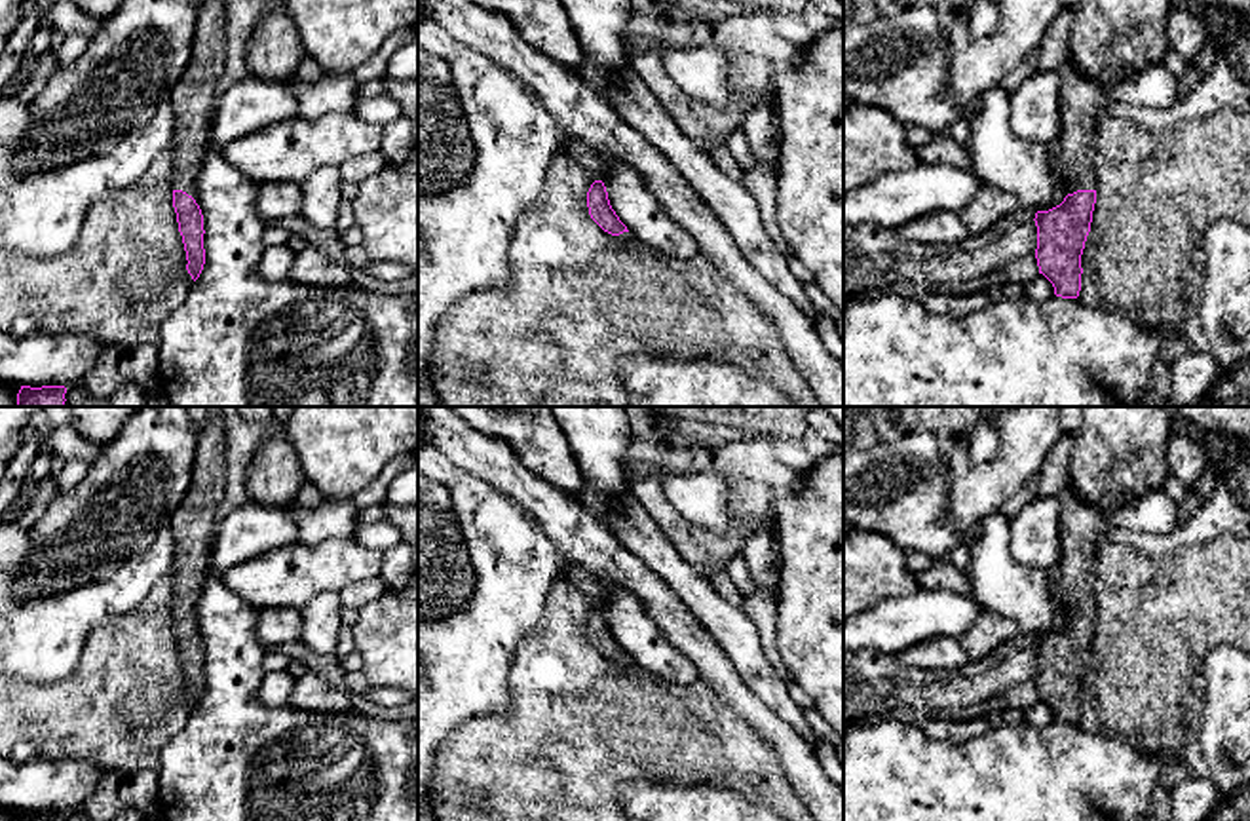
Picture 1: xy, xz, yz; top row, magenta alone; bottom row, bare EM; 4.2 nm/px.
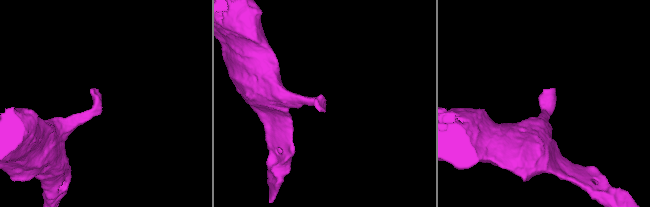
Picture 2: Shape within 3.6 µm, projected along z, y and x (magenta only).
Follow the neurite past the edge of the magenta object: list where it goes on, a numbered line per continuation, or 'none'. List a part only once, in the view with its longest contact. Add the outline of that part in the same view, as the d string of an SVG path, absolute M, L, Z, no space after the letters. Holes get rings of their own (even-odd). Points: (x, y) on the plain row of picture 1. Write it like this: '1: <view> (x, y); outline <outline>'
1: yz (1081, 525); outline M1070 483L1060 490L1058 502L1062 507L1062 563L1056 595L1064 602L1068 620L1096 616L1098 540L1108 528L1108 519L1100 509L1083 502Z

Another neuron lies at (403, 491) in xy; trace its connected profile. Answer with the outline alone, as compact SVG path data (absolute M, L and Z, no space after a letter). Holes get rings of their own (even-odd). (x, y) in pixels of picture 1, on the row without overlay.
M418 460L389 483L386 502L399 507L418 504Z

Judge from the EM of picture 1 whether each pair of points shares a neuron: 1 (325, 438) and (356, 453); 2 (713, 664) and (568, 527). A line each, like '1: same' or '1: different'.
1: same
2: same

